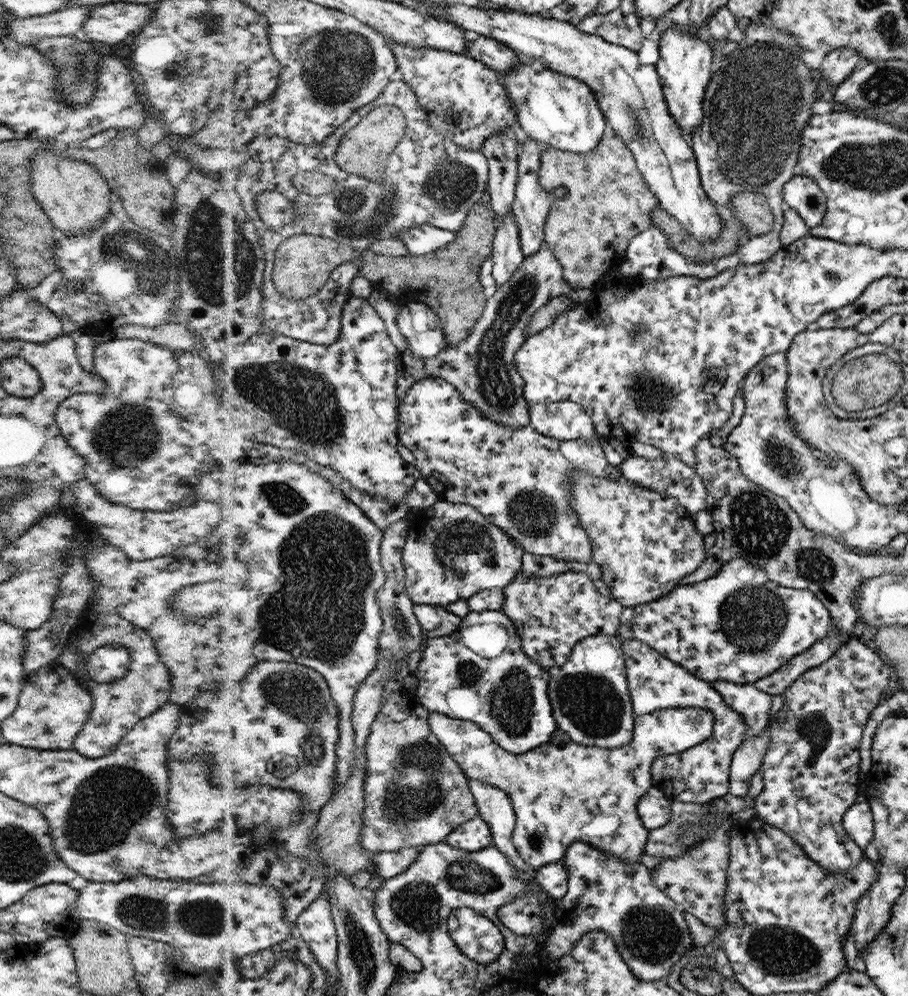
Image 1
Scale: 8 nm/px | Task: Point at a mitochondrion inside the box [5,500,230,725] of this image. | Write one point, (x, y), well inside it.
(34, 653)

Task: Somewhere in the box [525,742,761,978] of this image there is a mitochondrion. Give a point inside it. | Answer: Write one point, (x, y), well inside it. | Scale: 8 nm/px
(651, 934)

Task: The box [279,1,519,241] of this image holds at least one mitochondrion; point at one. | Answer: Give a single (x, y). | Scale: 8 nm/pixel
(340, 62)

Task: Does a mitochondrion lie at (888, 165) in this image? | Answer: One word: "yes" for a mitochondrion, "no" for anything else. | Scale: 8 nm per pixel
yes

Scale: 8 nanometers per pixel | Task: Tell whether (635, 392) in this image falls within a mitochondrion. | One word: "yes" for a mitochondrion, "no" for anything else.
yes

